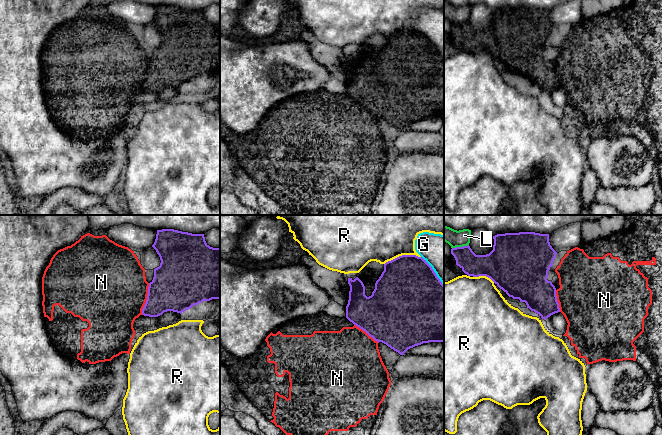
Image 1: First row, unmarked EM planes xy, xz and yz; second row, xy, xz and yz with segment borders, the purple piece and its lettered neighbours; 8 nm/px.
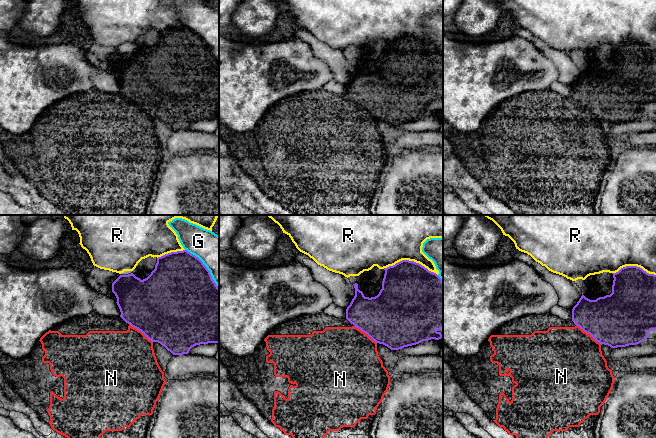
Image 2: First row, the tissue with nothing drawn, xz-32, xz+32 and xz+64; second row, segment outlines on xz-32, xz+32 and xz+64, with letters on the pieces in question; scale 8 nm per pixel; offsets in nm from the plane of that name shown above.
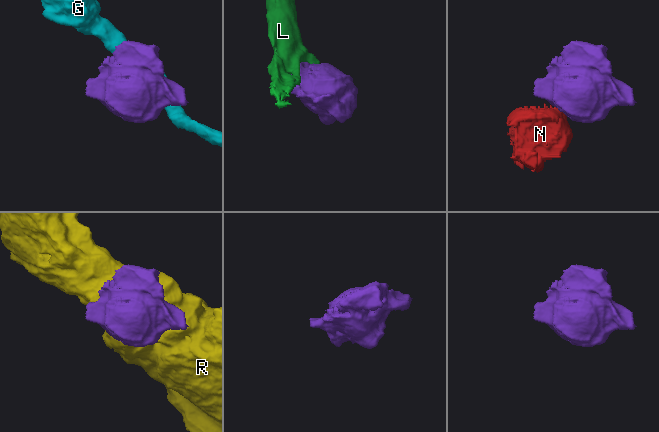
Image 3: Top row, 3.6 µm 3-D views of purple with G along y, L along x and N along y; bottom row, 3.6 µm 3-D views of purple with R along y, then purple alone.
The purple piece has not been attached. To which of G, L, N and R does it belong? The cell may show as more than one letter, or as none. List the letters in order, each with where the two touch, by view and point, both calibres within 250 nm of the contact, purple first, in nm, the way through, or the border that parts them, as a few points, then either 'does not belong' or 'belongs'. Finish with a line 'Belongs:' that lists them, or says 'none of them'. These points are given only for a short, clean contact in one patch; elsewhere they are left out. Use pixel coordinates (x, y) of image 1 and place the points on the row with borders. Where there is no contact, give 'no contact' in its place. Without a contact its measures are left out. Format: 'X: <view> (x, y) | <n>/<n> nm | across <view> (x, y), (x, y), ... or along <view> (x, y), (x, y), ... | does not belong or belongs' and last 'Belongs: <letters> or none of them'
G: xz (433, 271) | 500/300 nm | does not belong
L: yz (460, 247) | 180/140 nm | does not belong
N: xy (147, 299) | 380/480 nm | across xy (175, 287), (153, 299), (147, 299), (117, 291) | belongs
R: xz (402, 255) | 460/480 nm | does not belong
Belongs: N

